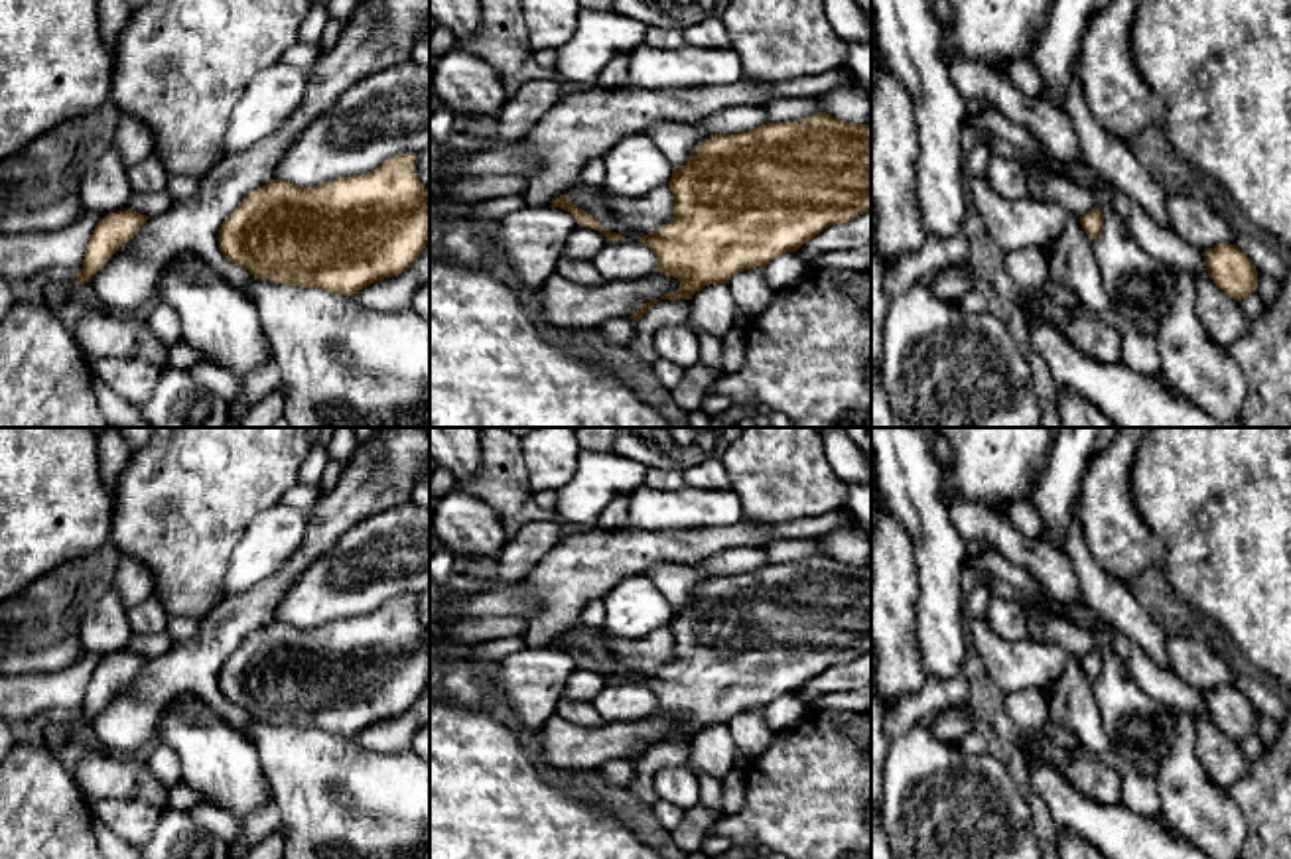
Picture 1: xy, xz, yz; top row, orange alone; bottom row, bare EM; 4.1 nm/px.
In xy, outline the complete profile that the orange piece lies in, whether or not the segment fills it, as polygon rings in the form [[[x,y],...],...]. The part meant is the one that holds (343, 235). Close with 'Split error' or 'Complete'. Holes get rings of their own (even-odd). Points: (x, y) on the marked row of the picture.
[[[416,154],[313,187],[272,179],[219,229],[219,250],[256,280],[355,296],[406,272],[430,242]]]. Complete

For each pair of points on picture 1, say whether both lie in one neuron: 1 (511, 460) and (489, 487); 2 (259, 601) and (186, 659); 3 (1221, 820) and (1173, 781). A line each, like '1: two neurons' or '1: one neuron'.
1: one neuron
2: one neuron
3: one neuron

